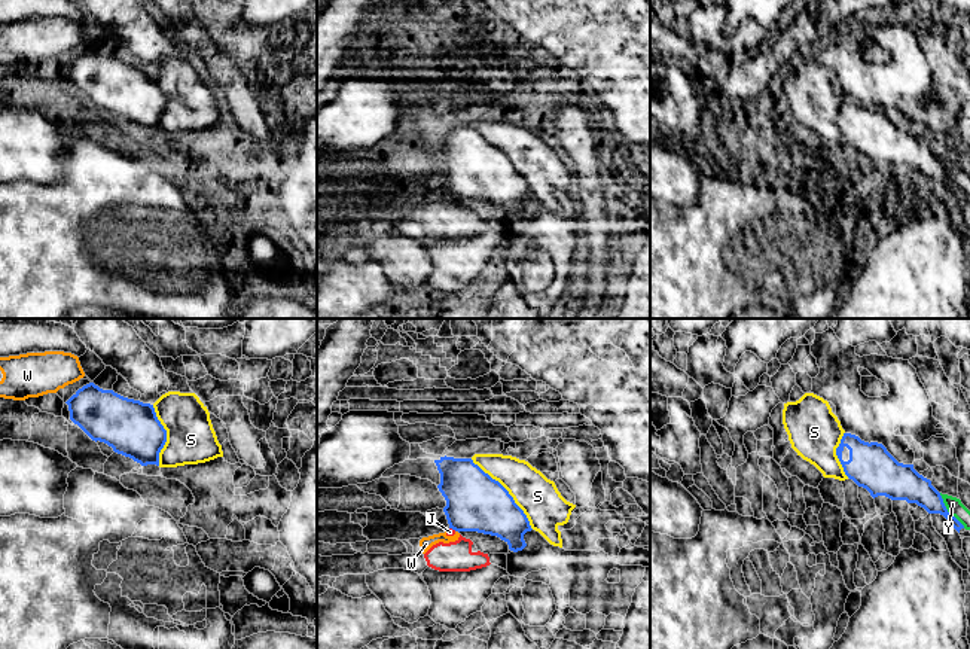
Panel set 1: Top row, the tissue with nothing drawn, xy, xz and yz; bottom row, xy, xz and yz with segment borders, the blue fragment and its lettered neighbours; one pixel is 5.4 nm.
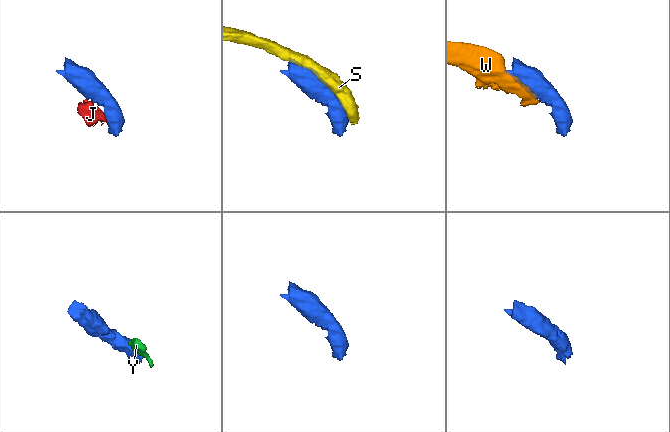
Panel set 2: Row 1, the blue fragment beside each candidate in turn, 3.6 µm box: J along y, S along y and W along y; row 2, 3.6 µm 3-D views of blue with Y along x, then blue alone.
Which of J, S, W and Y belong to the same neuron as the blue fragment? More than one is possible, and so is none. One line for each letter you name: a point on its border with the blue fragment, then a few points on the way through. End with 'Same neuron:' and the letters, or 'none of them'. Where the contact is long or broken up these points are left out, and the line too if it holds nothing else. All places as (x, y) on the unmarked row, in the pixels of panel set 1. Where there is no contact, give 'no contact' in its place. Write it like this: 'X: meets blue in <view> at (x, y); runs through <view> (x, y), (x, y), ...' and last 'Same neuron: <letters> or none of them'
Same neuron: none of them

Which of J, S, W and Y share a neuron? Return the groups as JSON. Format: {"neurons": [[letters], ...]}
{"neurons": [["J", "W", "Y"], ["S"]]}

